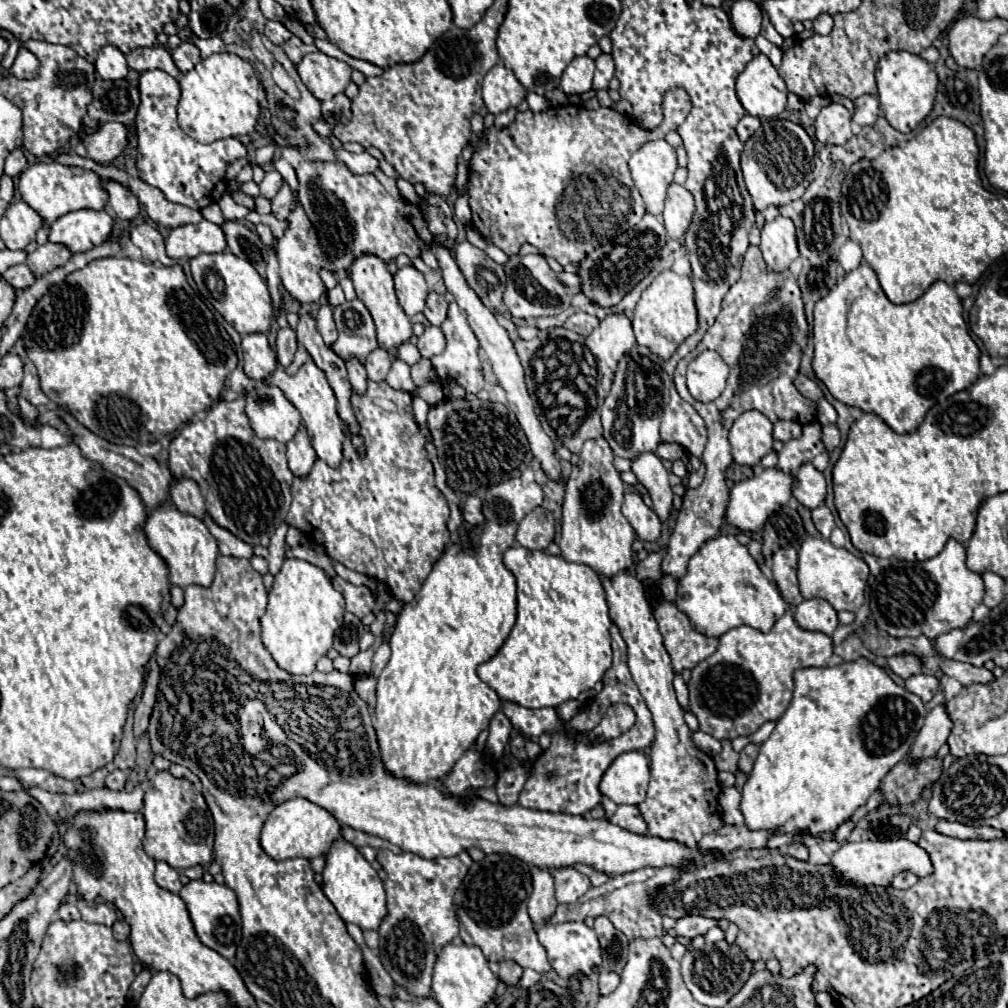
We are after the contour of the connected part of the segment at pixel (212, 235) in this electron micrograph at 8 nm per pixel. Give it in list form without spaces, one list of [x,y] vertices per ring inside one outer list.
[[[201,219],[197,225],[179,225],[173,227],[167,243],[167,255],[173,259],[179,257],[197,257],[199,253],[217,253],[227,247],[223,229],[207,219]]]

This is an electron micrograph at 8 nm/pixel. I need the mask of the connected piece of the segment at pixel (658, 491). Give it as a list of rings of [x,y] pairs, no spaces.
[[[643,453],[637,461],[633,461],[631,467],[637,481],[649,491],[657,517],[661,521],[667,521],[673,509],[673,491],[667,479],[667,469],[663,467],[661,459],[653,453]]]

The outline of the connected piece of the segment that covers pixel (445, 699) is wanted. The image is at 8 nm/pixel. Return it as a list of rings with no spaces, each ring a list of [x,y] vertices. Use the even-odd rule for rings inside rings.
[[[507,479],[491,489],[487,489],[485,493],[485,499],[483,499],[483,513],[485,513],[485,523],[475,527],[471,531],[471,543],[469,547],[463,547],[461,543],[455,543],[453,547],[447,547],[445,553],[441,555],[441,559],[435,563],[433,571],[429,573],[429,577],[425,579],[421,591],[415,595],[415,599],[411,603],[407,603],[403,607],[403,611],[397,615],[397,625],[395,625],[395,631],[389,639],[389,647],[391,647],[391,659],[387,663],[387,667],[381,671],[379,679],[377,679],[377,703],[375,703],[375,733],[377,733],[377,741],[379,741],[379,749],[381,749],[381,761],[385,765],[385,769],[393,775],[393,777],[399,777],[399,779],[407,779],[411,783],[437,783],[441,781],[441,777],[449,775],[455,761],[469,749],[473,747],[477,735],[489,727],[489,721],[491,717],[501,709],[501,699],[497,697],[497,693],[479,679],[477,675],[477,667],[479,663],[485,663],[489,661],[497,649],[503,645],[503,641],[507,639],[509,631],[513,629],[515,625],[515,617],[517,617],[517,601],[515,601],[515,577],[511,571],[507,571],[507,567],[503,565],[503,553],[515,543],[515,531],[517,531],[517,525],[519,521],[529,513],[533,511],[537,505],[541,505],[543,501],[543,491],[541,487],[533,481],[533,483],[523,483],[521,479]]]

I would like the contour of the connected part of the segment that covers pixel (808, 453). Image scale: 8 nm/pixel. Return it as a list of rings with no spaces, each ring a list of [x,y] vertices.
[[[809,423],[803,427],[803,435],[799,439],[791,439],[783,445],[783,449],[777,453],[777,469],[785,469],[785,473],[795,473],[803,463],[813,461],[815,455],[823,453],[823,441],[821,441],[821,425]]]

